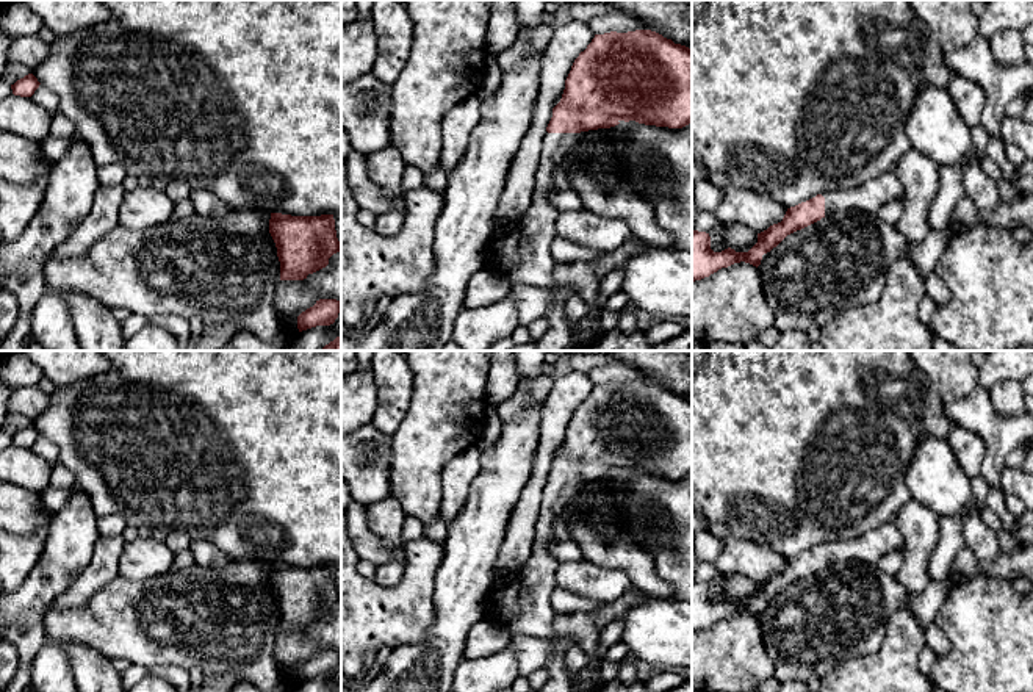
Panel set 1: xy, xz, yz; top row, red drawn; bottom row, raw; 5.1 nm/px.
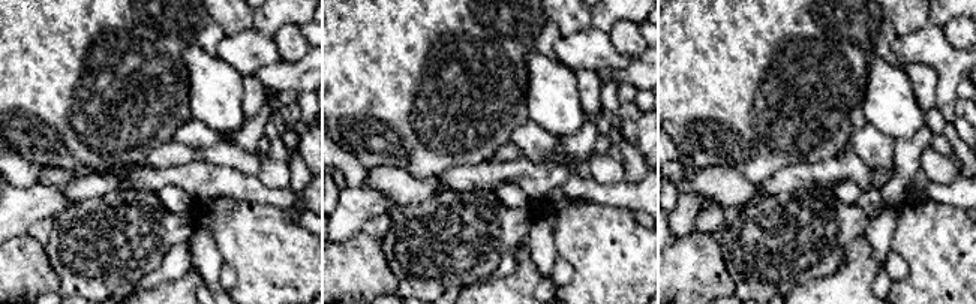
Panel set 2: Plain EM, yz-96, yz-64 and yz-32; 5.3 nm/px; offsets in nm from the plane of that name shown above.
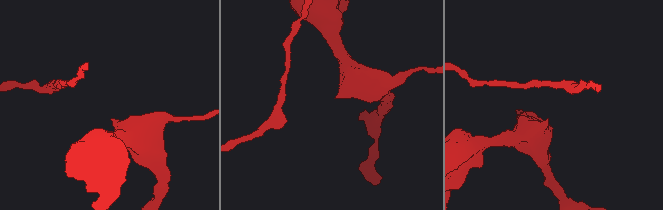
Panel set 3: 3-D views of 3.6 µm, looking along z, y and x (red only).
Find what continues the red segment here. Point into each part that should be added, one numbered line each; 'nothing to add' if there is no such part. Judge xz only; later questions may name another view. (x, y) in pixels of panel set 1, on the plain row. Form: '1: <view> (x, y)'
1: xz (537, 576)

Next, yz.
1: yz (875, 544)

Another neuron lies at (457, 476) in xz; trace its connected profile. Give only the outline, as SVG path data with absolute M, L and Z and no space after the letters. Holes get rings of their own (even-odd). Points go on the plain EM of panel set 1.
M471 446L455 456L441 471L440 518L452 524L463 509L470 487L481 471L481 449Z

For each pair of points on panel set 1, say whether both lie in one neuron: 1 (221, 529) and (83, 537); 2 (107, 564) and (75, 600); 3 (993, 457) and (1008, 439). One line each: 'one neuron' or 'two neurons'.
1: two neurons
2: one neuron
3: one neuron

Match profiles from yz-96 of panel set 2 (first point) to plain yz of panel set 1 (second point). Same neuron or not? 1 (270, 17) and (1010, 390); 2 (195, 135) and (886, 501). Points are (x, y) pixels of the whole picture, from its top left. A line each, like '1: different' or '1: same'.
1: different
2: different

